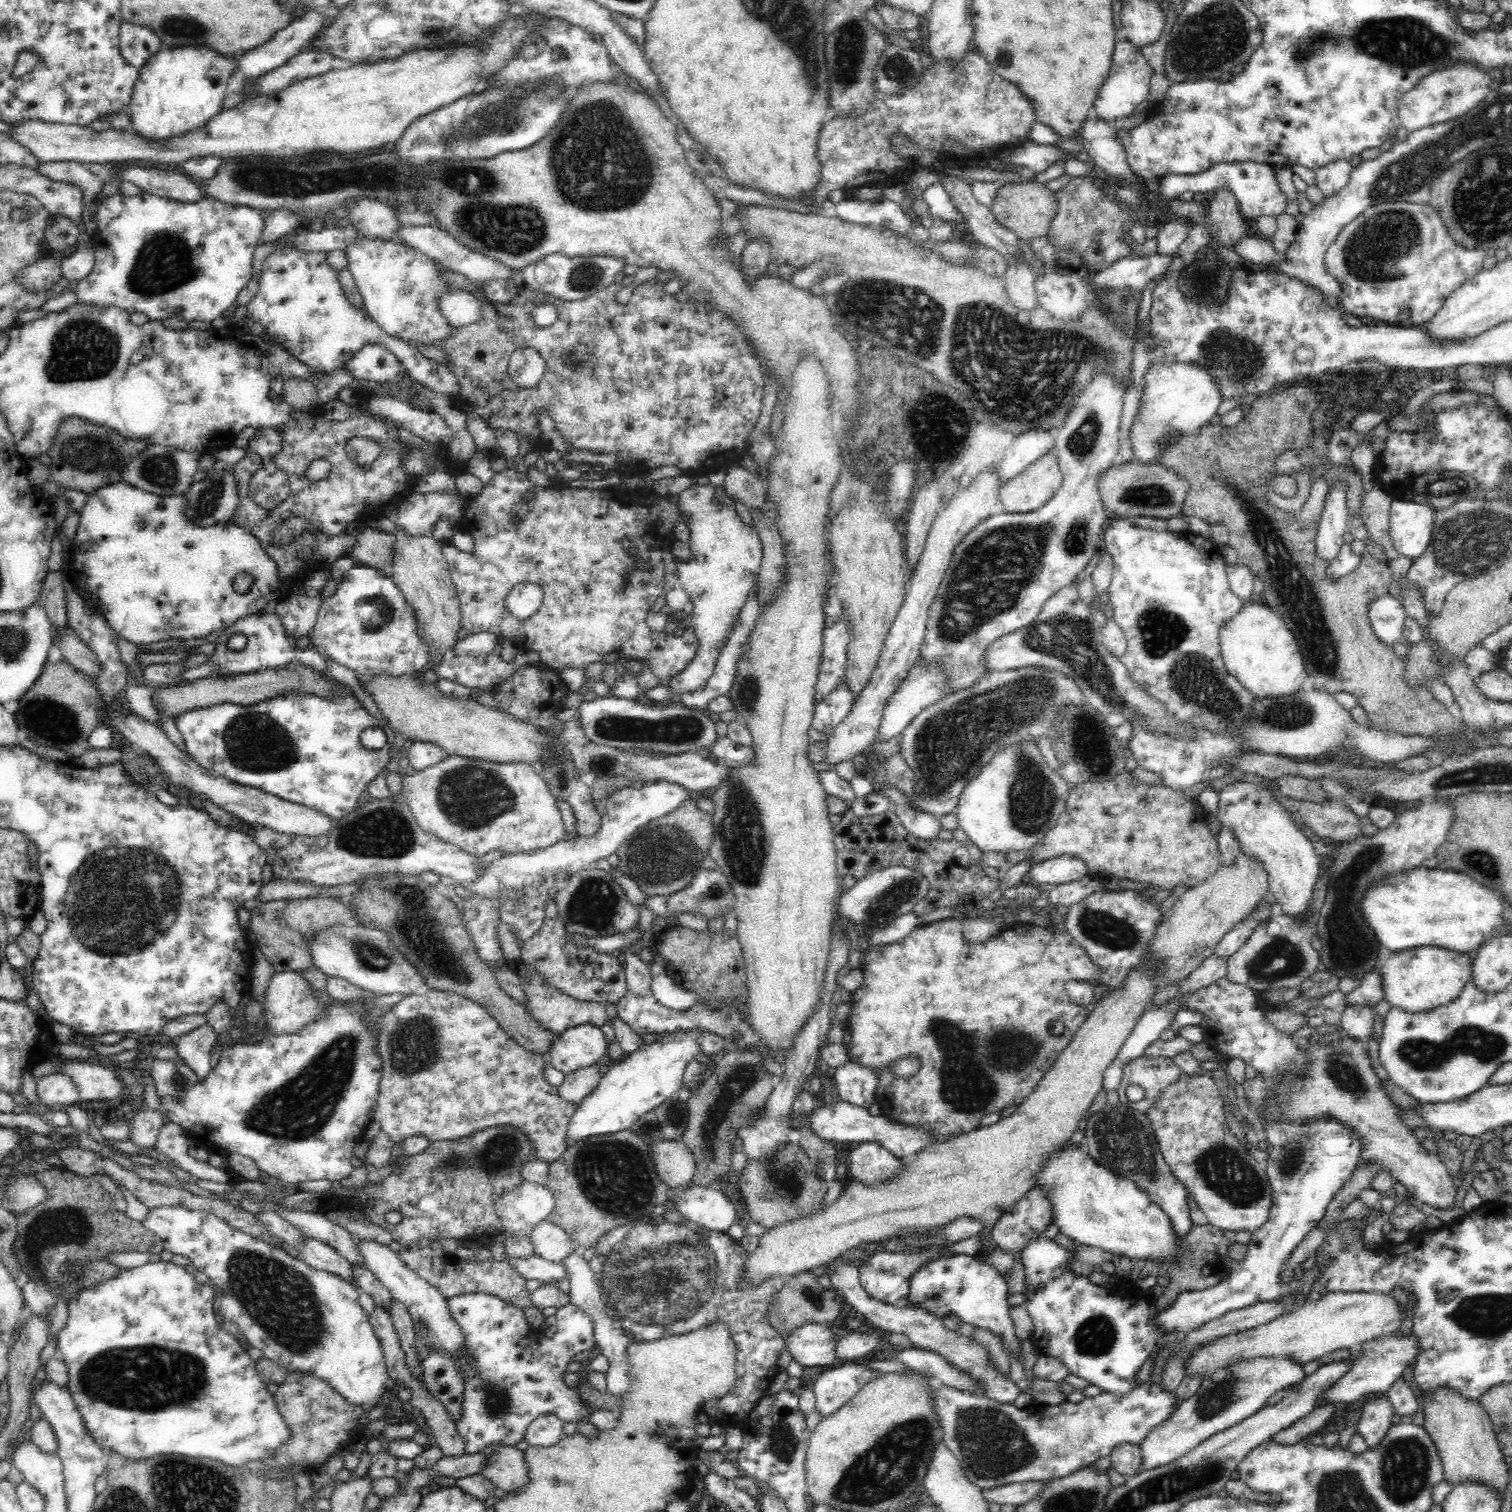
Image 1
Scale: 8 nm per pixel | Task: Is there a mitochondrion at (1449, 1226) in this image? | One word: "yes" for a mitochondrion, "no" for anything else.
no

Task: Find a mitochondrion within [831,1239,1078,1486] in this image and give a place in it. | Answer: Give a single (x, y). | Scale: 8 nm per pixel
(992, 1445)

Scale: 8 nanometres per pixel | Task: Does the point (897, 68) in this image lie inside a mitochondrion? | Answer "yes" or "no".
yes

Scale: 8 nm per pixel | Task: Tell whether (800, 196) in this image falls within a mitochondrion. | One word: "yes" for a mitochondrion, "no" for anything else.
no

